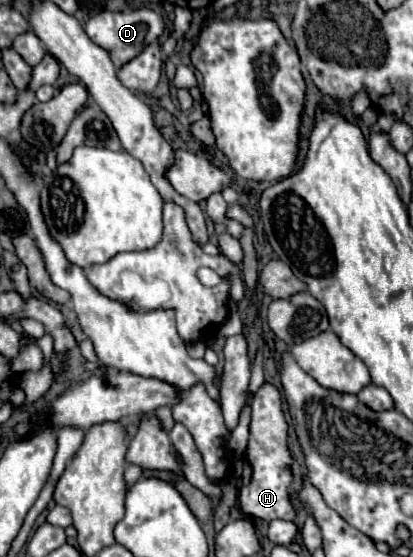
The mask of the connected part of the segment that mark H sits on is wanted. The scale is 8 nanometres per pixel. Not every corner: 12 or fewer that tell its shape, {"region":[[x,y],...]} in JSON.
{"region":[[280,391],[252,401],[246,449],[252,481],[240,509],[256,519],[296,517],[292,455]]}

